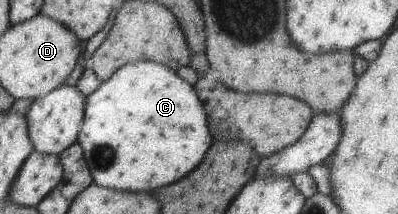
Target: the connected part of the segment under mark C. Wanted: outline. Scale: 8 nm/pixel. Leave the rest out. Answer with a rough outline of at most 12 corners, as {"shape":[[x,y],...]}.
{"shape":[[148,59],[85,97],[94,184],[152,193],[206,153],[195,88]]}

